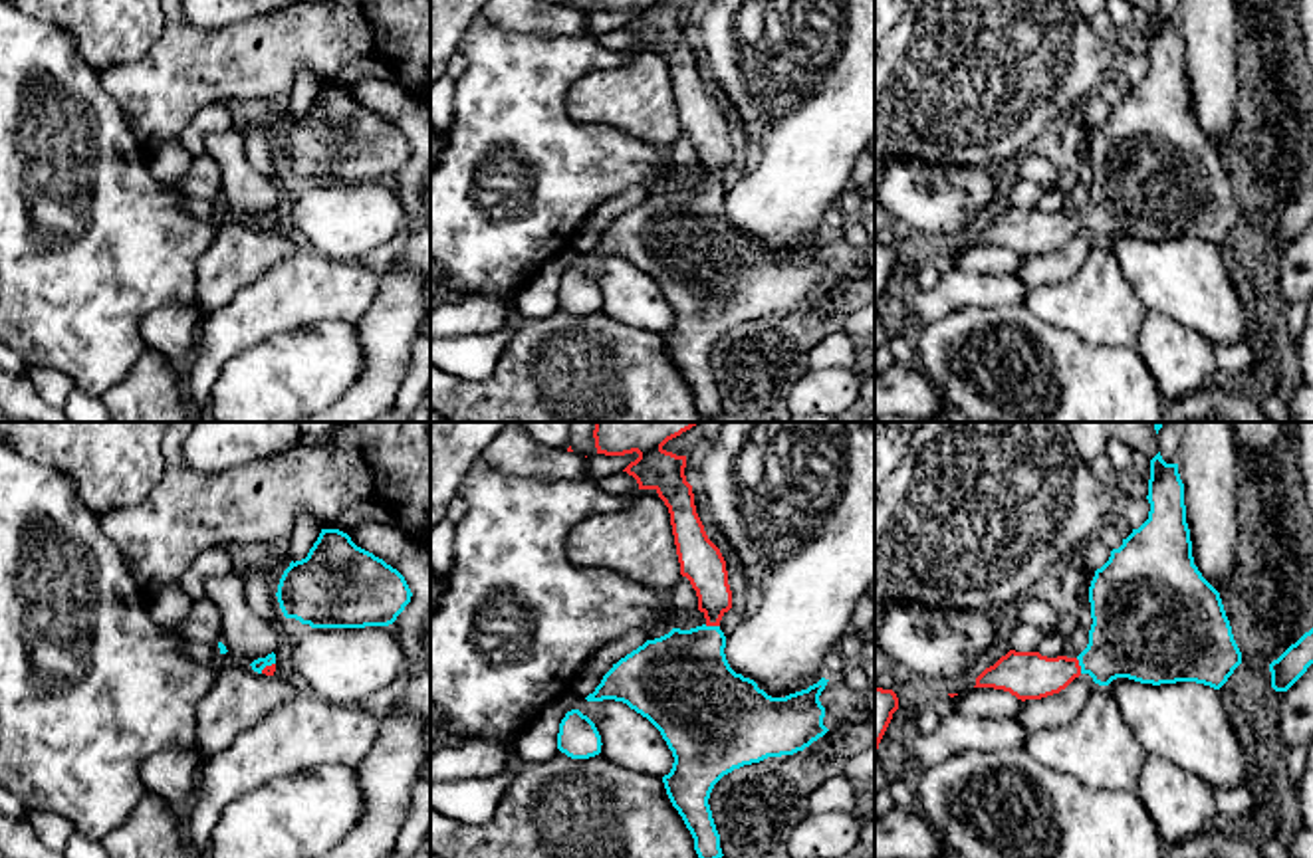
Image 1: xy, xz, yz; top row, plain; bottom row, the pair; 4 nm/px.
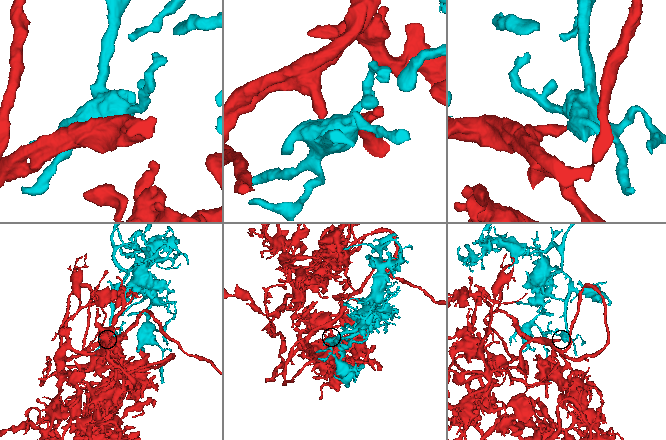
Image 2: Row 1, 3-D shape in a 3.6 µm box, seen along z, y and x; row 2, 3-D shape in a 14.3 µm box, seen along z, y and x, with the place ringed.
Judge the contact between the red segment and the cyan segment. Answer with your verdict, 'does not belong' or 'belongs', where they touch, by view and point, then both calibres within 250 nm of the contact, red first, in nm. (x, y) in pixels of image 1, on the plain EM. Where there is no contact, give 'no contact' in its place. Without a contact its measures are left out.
belongs | yz (1079, 222) | 190/340 nm

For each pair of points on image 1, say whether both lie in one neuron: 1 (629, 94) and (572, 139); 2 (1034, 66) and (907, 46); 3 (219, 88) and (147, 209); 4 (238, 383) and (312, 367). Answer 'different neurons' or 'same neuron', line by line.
1: different neurons
2: same neuron
3: different neurons
4: same neuron

